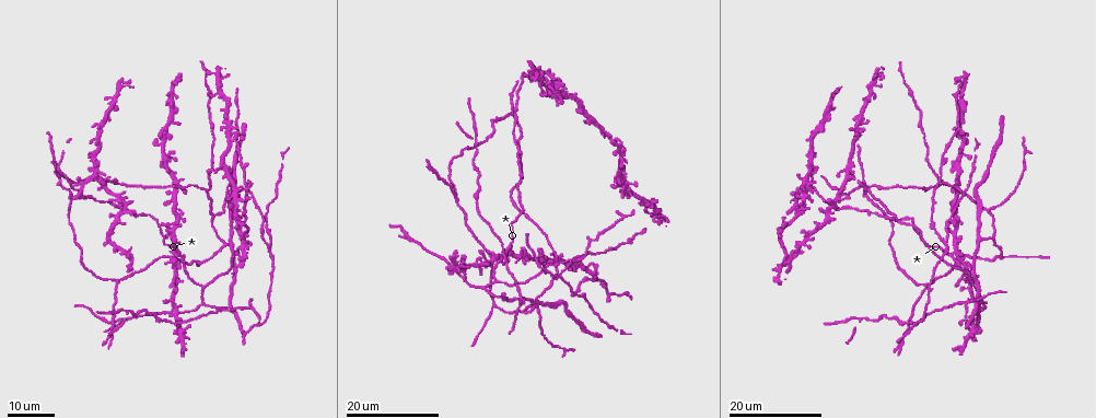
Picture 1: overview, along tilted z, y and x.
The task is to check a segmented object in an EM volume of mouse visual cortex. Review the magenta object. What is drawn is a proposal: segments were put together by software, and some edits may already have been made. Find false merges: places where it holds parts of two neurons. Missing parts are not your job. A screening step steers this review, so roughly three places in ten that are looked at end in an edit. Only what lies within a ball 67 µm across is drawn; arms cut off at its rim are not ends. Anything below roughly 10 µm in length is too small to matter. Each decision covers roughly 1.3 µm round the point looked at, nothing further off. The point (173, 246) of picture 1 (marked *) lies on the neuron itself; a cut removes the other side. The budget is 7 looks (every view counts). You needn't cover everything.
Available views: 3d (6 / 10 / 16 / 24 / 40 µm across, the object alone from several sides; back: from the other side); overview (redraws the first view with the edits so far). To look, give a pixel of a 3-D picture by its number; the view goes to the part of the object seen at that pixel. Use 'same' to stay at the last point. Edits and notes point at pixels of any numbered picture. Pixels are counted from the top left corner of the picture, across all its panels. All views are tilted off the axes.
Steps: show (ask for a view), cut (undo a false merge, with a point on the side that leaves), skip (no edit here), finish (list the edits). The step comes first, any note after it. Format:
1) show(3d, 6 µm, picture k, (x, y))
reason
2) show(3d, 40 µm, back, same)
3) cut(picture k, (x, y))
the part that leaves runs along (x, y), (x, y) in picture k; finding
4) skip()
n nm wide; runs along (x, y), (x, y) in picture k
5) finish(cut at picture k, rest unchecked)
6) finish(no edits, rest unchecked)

show(3d, 24 µm, picture 1, (119, 283))
three arms meet

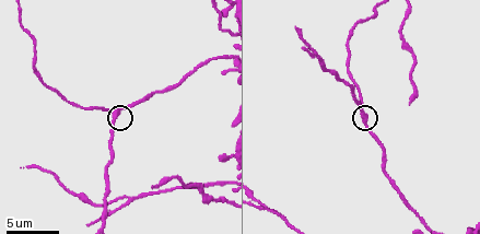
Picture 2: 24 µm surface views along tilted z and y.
show(3d, 6 µm, picture 2, (116, 114))

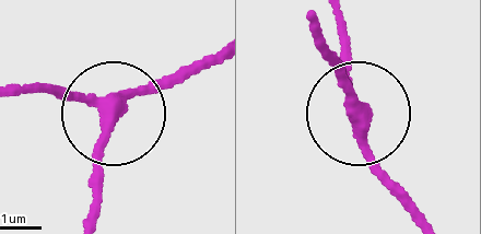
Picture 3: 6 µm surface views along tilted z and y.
skip()
side arm 18 µm; runs along (420, 218), (367, 154), (355, 107), (311, 25) in picture 3; continuous, no second neuron

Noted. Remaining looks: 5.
show(3d, 10 µm, picture 2, (128, 196))
sudden change in width

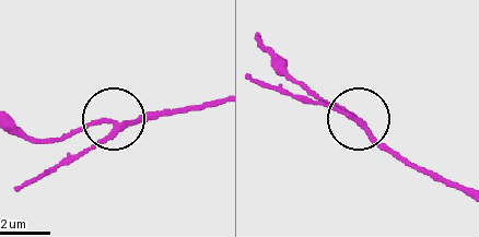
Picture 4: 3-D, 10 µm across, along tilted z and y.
show(3d, 6 µm, picture 4, (108, 121))
zoom in

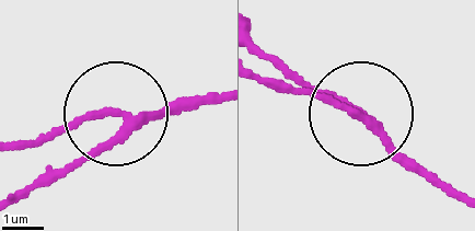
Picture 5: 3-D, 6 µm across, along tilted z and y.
skip()
runs along (212, 93), (19, 141) in picture 5; one neuron here

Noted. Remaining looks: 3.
show(3d, 16 µm, picture 1, (506, 250))
arms run side by side

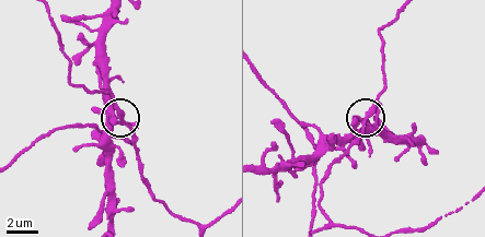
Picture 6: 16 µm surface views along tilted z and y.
show(3d, 10 µm, picture 6, (361, 123))
zoom in

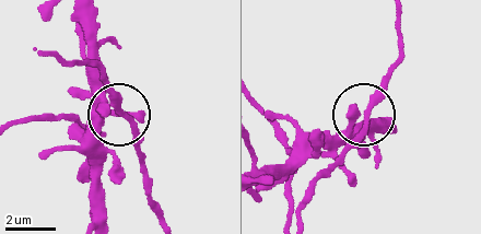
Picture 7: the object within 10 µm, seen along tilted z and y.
skip()
runs along (397, 32), (401, 60), (331, 173) in picture 7; all the same neuron

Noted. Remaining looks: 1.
finish(no edits, rest unchecked)

